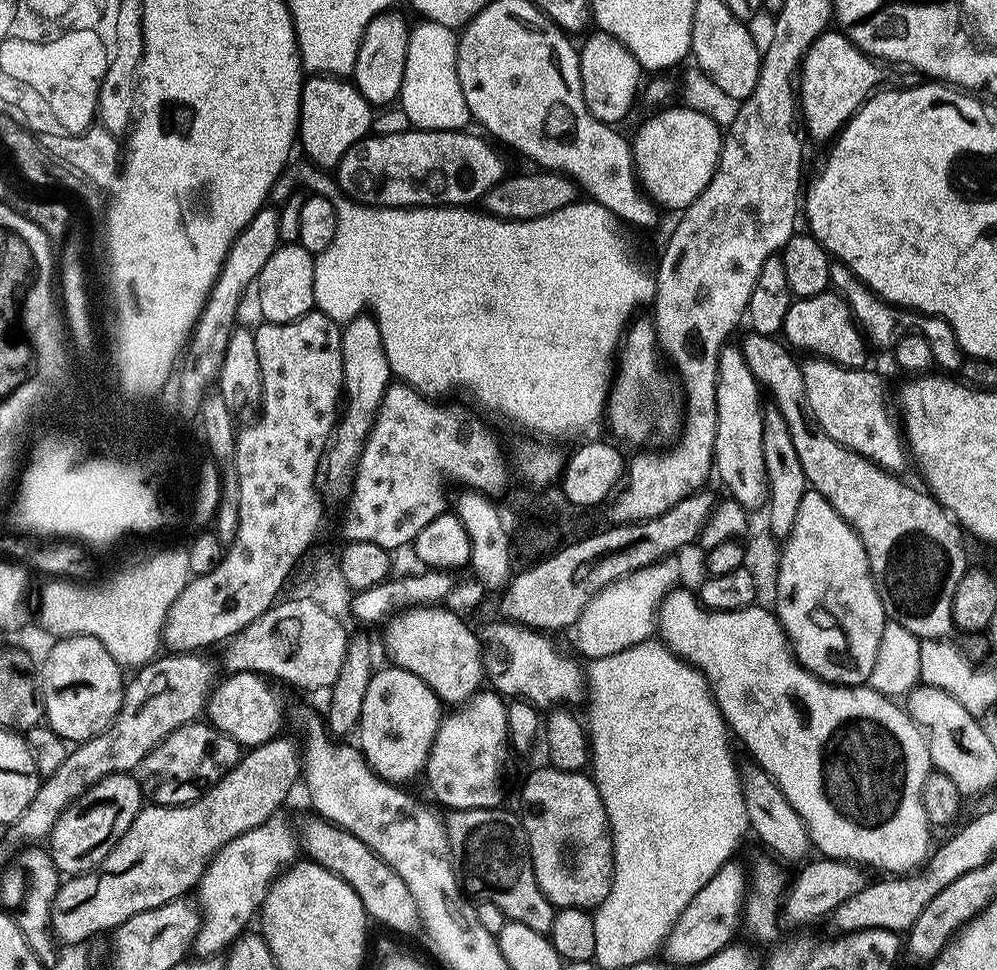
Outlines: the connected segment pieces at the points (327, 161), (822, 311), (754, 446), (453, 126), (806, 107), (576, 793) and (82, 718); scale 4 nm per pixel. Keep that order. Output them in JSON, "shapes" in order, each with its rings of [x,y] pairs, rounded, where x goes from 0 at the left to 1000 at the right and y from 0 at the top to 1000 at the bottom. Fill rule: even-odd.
{"shapes":[[[[314,77],[305,88],[301,106],[299,148],[313,169],[324,175],[337,175],[344,161],[374,135],[375,111],[357,89],[345,80]]],[[[831,299],[811,309],[799,308],[788,324],[784,346],[795,360],[814,363],[810,365],[815,368],[836,371],[847,379],[863,381],[868,378],[868,343],[861,337],[854,315],[838,300]]],[[[730,357],[722,364],[720,377],[720,447],[717,490],[730,502],[729,510],[749,526],[762,526],[770,518],[768,472],[764,468],[767,418],[762,416],[763,396],[756,390],[741,358]]],[[[421,23],[412,30],[410,58],[407,60],[406,82],[399,102],[409,119],[409,128],[423,135],[466,135],[475,121],[463,97],[459,80],[459,37],[454,30],[443,25]]],[[[831,31],[820,38],[806,60],[800,79],[800,111],[804,124],[810,127],[810,136],[818,144],[830,144],[843,139],[851,127],[859,121],[859,115],[884,90],[884,67],[874,58],[868,58],[863,49],[858,49],[851,38],[842,31]]],[[[546,790],[526,808],[526,853],[530,855],[530,867],[534,873],[536,901],[544,922],[559,938],[585,936],[597,938],[612,926],[614,910],[618,904],[618,881],[614,867],[614,853],[604,827],[597,803],[586,796],[562,796],[556,791]]],[[[93,657],[57,659],[42,689],[42,725],[47,749],[79,769],[100,759],[115,745],[126,710],[122,686]]]]}

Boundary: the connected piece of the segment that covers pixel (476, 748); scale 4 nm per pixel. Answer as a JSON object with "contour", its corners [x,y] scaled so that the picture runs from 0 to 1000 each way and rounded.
{"contour":[[[485,711],[473,719],[468,726],[448,739],[441,749],[438,763],[430,779],[427,803],[437,820],[438,830],[446,829],[453,837],[470,837],[484,833],[501,833],[506,826],[506,795],[510,792],[512,776],[512,744],[507,719],[493,711]]]}

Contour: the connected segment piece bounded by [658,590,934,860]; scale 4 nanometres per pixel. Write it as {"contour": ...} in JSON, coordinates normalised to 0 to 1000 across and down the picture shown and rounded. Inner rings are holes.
{"contour":[[[677,608],[667,615],[661,626],[660,656],[677,676],[687,685],[704,694],[714,708],[714,718],[722,729],[726,743],[730,745],[733,758],[746,766],[753,782],[762,789],[778,809],[788,819],[792,831],[800,835],[800,839],[808,847],[810,857],[814,859],[817,877],[823,884],[839,887],[839,860],[832,860],[832,854],[826,852],[826,821],[822,808],[822,775],[824,763],[845,744],[853,740],[875,740],[887,744],[897,757],[903,759],[909,771],[915,771],[911,777],[915,779],[915,792],[923,792],[923,800],[911,800],[911,806],[879,806],[873,798],[869,798],[869,814],[875,810],[875,816],[921,816],[929,810],[929,802],[937,794],[931,763],[927,755],[918,746],[906,729],[903,730],[898,721],[892,720],[872,707],[861,709],[844,709],[842,705],[829,705],[810,693],[802,686],[802,680],[794,671],[794,663],[782,644],[781,638],[773,630],[763,625],[755,625],[739,631],[714,631],[702,622],[699,611]]]}

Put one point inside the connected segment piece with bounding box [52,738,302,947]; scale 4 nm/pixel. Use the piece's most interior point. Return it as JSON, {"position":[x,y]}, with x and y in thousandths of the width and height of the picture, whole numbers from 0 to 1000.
{"position":[165,881]}

